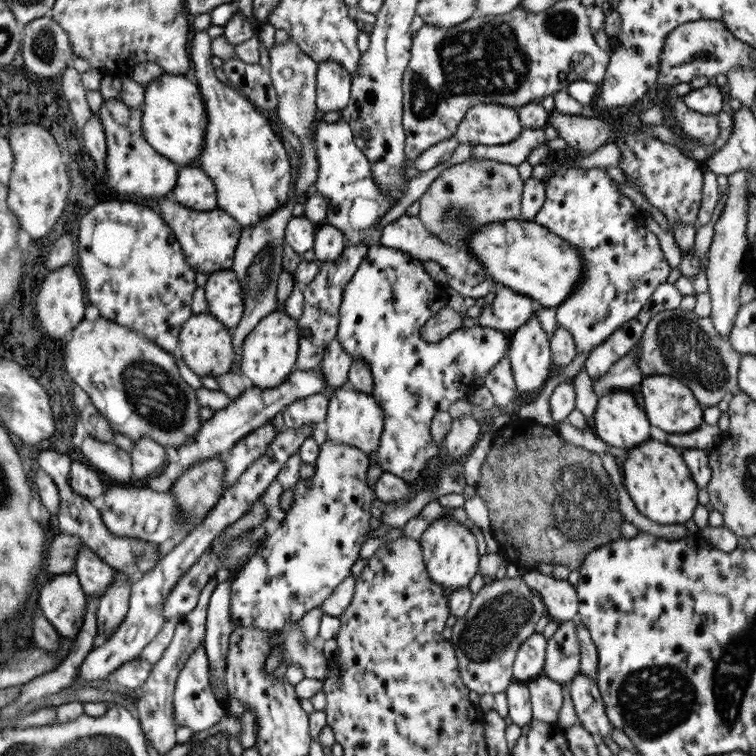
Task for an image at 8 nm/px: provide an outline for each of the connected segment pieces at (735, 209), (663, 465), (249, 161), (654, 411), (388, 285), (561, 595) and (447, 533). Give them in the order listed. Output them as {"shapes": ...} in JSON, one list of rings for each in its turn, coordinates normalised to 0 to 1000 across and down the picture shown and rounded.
{"shapes":[[[[987,225],[970,228],[960,237],[963,238],[964,257],[951,288],[943,298],[944,308],[937,327],[933,365],[935,366],[937,390],[939,392],[939,425],[952,447],[963,450],[964,438],[979,406],[976,398],[978,381],[980,381],[980,374],[989,368],[984,352],[988,328],[985,315]]],[[[858,579],[836,594],[828,594],[827,606],[819,611],[819,623],[823,630],[823,643],[829,646],[829,653],[840,668],[840,673],[860,689],[870,694],[898,694],[906,693],[915,685],[917,676],[923,668],[921,661],[923,647],[901,606],[899,594],[884,589],[881,585],[869,585],[869,582]]],[[[271,41],[255,42],[249,73],[274,155],[263,220],[280,238],[287,275],[327,303],[380,269],[385,243],[382,212],[373,188],[343,146],[319,123],[287,106],[278,82],[278,53]]],[[[866,495],[851,499],[844,509],[852,532],[851,542],[861,563],[881,573],[910,573],[930,561],[929,538],[903,503]]],[[[503,321],[487,325],[480,344],[474,349],[472,357],[470,357],[470,361],[464,365],[462,373],[458,374],[450,394],[447,430],[443,446],[448,451],[451,460],[463,471],[466,478],[481,476],[481,479],[487,481],[489,497],[492,497],[492,515],[488,520],[497,526],[497,533],[505,542],[508,556],[500,591],[495,595],[496,599],[493,601],[493,606],[489,606],[487,610],[491,615],[499,614],[504,623],[526,630],[536,638],[549,635],[556,627],[556,623],[565,616],[565,608],[574,606],[578,598],[581,598],[583,586],[575,585],[569,575],[569,561],[573,549],[583,544],[590,544],[591,540],[594,540],[594,534],[599,534],[602,529],[618,526],[619,521],[624,520],[628,515],[627,503],[630,503],[630,500],[640,500],[644,492],[647,492],[647,488],[664,472],[664,468],[671,467],[672,455],[675,454],[673,439],[634,430],[626,430],[622,434],[610,431],[578,452],[562,452],[556,446],[556,434],[566,421],[570,421],[570,418],[573,418],[573,415],[575,415],[582,407],[587,406],[589,399],[590,388],[586,378],[582,378],[570,370],[560,356],[560,351],[557,351],[554,343],[546,341],[545,339],[530,333],[528,329],[504,324]]],[[[705,753],[694,754],[693,771],[714,786],[721,813],[737,824],[758,820],[765,811],[762,780],[749,767],[734,767]]],[[[573,688],[560,701],[553,716],[557,725],[561,750],[566,763],[586,778],[601,780],[618,776],[620,767],[632,754],[634,735],[626,706],[618,697],[599,690],[599,688]]]]}

